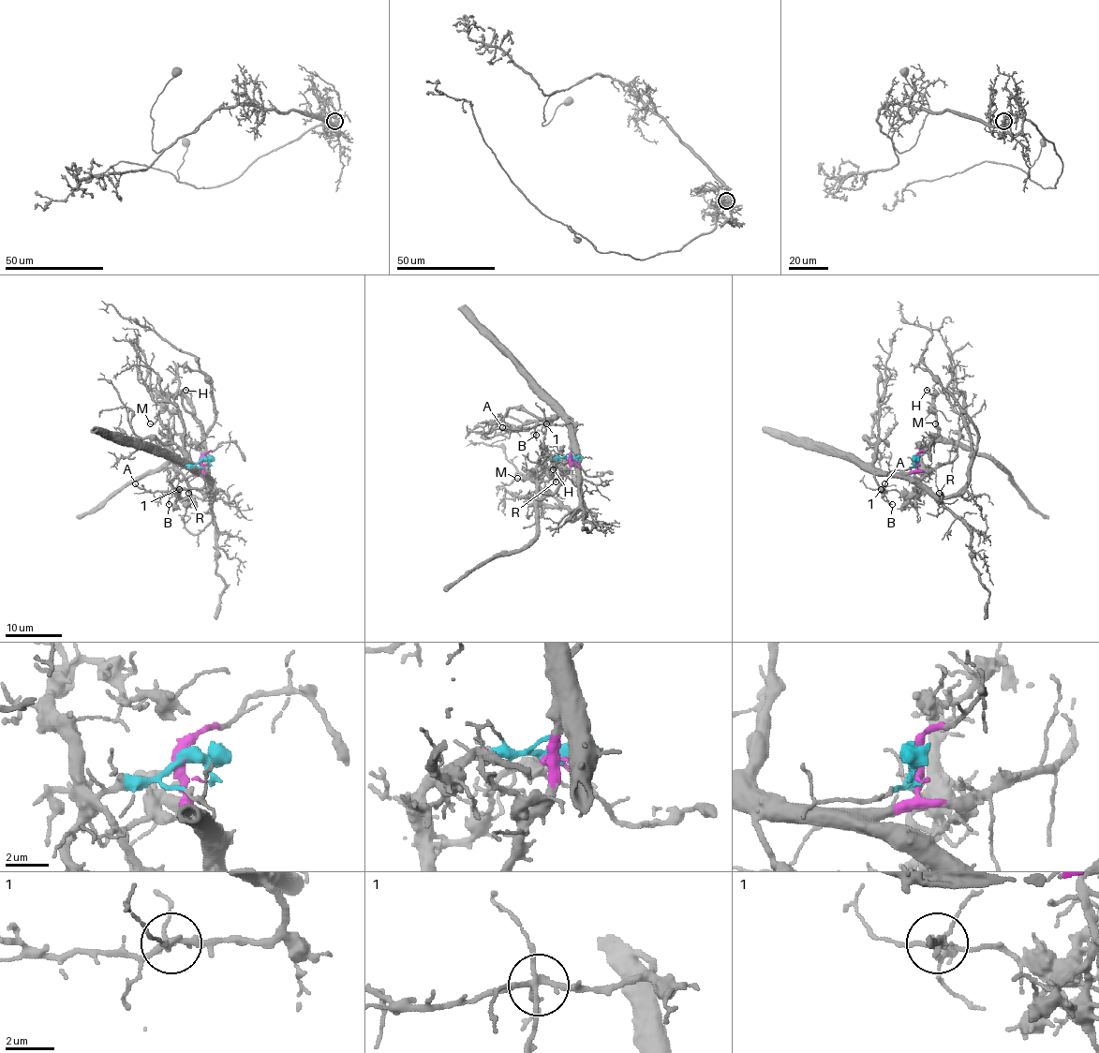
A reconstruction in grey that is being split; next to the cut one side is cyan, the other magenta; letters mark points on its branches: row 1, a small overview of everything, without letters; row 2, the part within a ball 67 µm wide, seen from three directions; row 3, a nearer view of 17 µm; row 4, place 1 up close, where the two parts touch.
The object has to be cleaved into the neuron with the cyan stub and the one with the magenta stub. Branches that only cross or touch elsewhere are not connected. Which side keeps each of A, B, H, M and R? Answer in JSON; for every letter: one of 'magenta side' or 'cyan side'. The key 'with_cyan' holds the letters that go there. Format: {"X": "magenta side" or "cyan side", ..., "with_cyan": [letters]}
{"A": "magenta side", "B": "magenta side", "H": "cyan side", "M": "cyan side", "R": "magenta side", "with_cyan": ["H", "M"]}

